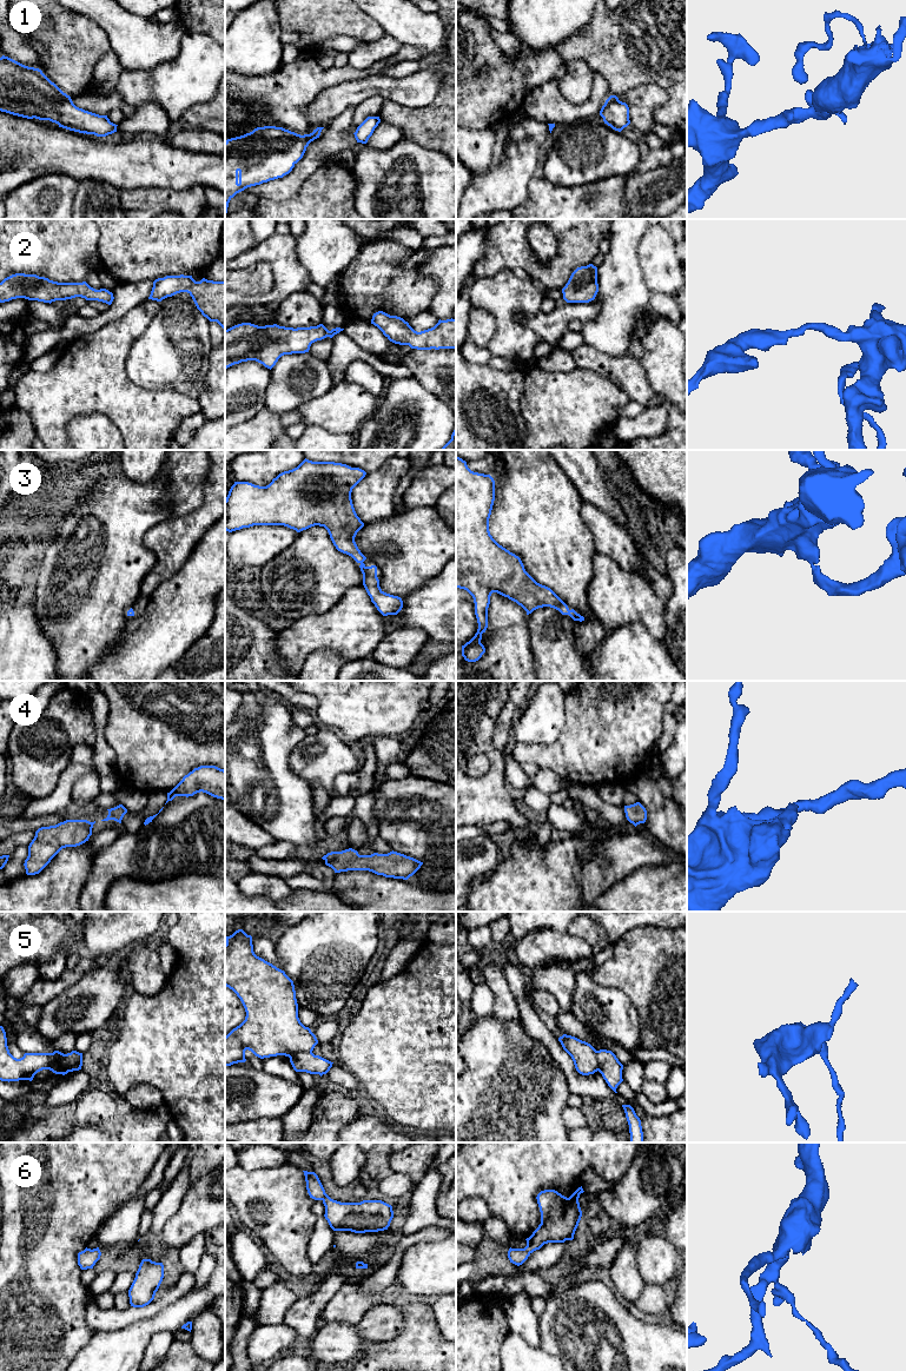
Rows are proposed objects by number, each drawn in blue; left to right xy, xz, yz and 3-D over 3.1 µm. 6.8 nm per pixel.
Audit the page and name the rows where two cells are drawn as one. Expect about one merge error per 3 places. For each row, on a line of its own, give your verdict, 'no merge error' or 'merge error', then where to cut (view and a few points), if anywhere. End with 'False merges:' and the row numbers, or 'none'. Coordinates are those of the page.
1: no merge error; no cut
2: no merge error; no cut
3: no merge error; no cut
4: no merge error; no cut
5: no merge error; no cut
6: no merge error; no cut
False merges: none

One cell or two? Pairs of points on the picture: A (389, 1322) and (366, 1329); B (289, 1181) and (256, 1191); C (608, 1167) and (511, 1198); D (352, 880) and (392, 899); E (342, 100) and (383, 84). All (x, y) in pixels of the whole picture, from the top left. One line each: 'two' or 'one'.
A: one
B: one
C: one
D: one
E: one

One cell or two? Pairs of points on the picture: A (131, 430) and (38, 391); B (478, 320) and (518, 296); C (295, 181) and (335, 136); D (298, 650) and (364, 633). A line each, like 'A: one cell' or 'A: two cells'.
A: one cell
B: two cells
C: one cell
D: one cell

